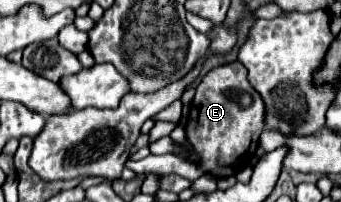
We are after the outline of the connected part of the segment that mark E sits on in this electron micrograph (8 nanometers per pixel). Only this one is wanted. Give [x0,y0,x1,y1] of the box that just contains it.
[187,61,265,177]

